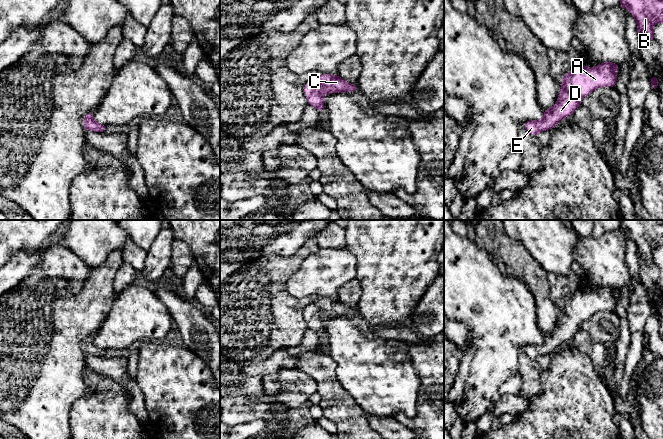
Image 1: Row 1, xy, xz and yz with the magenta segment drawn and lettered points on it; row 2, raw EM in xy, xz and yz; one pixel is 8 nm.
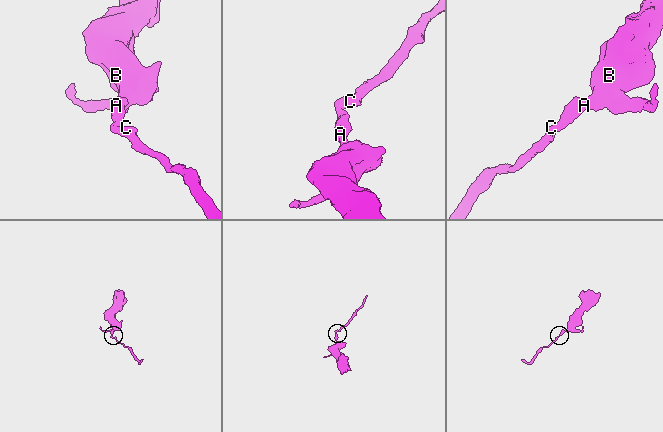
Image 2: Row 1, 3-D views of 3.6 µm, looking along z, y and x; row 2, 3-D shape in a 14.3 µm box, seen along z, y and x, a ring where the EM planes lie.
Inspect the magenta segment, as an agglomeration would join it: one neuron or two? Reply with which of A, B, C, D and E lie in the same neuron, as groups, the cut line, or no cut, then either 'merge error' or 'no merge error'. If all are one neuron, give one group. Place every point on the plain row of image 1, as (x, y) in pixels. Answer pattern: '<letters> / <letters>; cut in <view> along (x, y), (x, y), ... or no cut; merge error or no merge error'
A B C D E; no cut; no merge error

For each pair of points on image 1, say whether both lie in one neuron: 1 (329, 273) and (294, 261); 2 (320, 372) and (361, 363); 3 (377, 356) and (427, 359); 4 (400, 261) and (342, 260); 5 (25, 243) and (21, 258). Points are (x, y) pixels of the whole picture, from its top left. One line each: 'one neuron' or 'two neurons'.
1: two neurons
2: two neurons
3: two neurons
4: two neurons
5: two neurons

